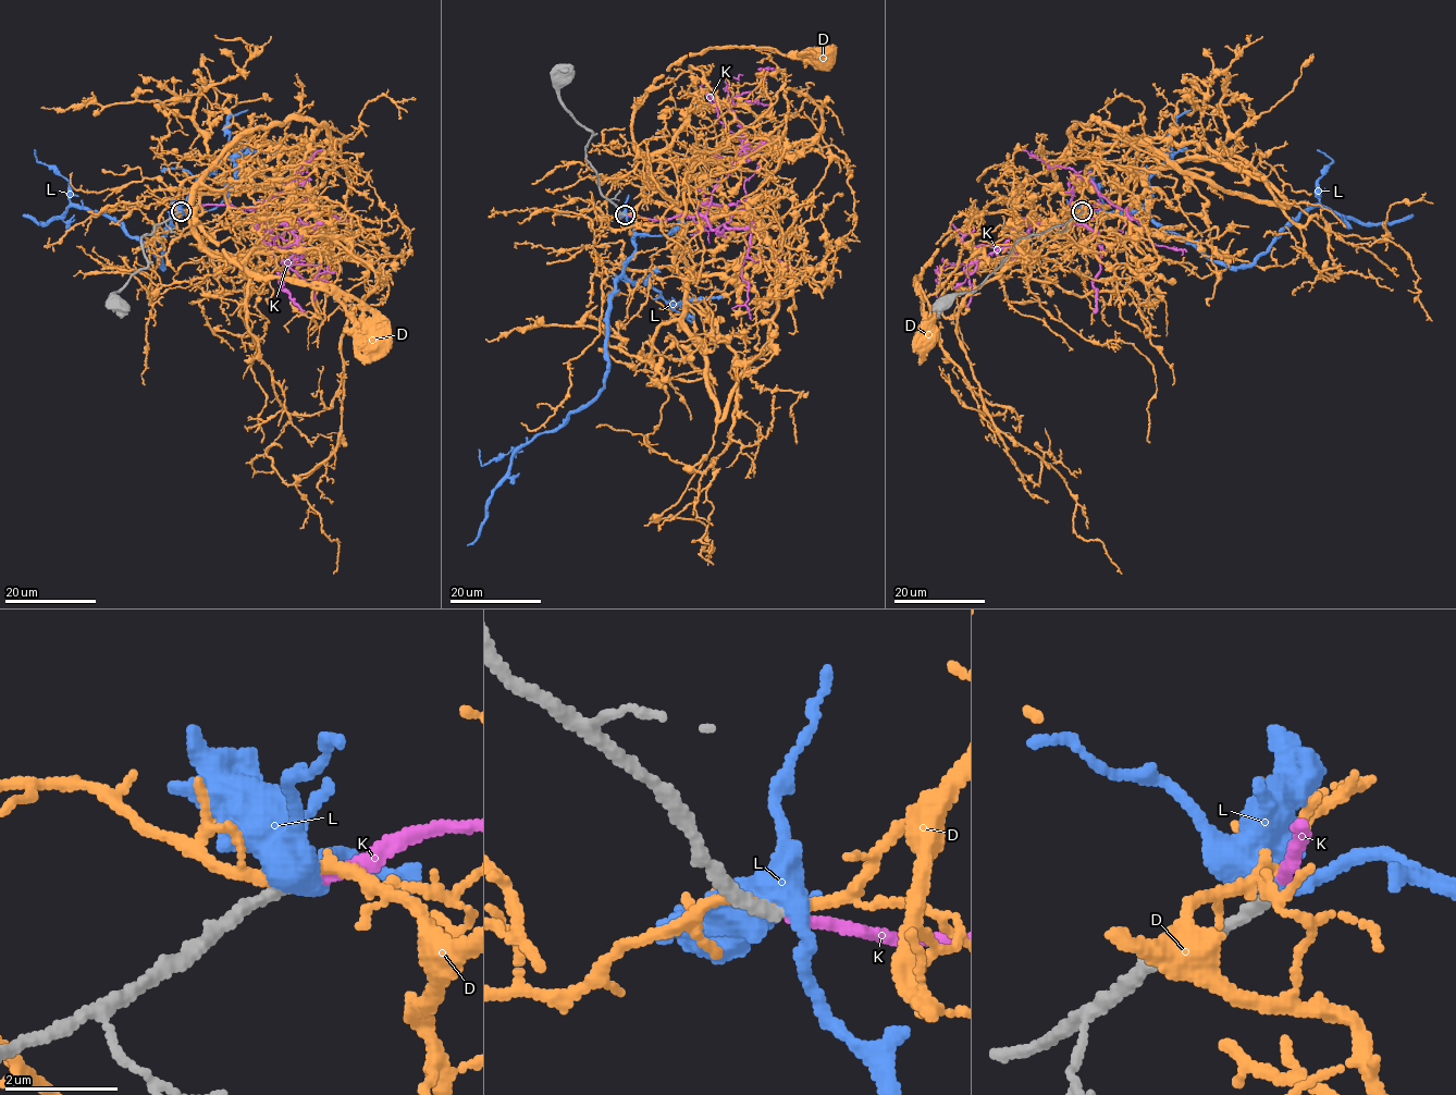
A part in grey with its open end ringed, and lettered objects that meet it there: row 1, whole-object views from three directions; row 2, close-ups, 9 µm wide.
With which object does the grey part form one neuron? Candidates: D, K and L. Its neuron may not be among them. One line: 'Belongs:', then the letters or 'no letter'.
Belongs: K

